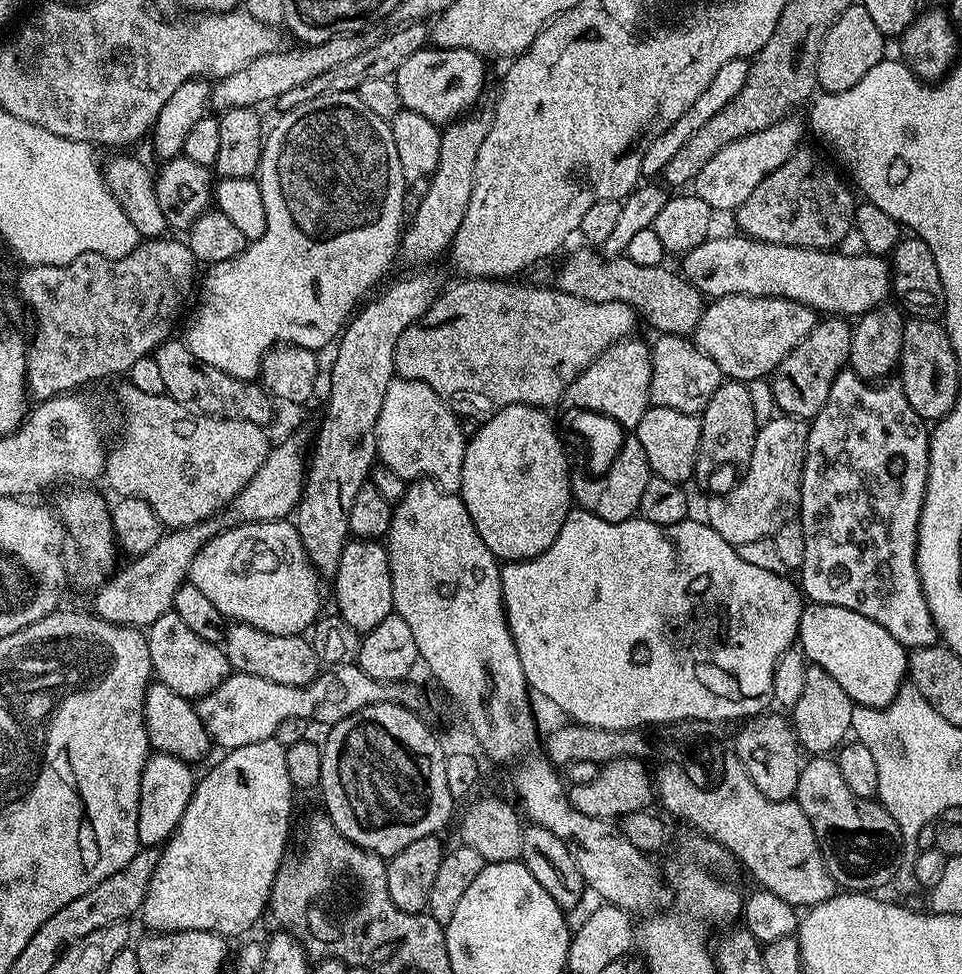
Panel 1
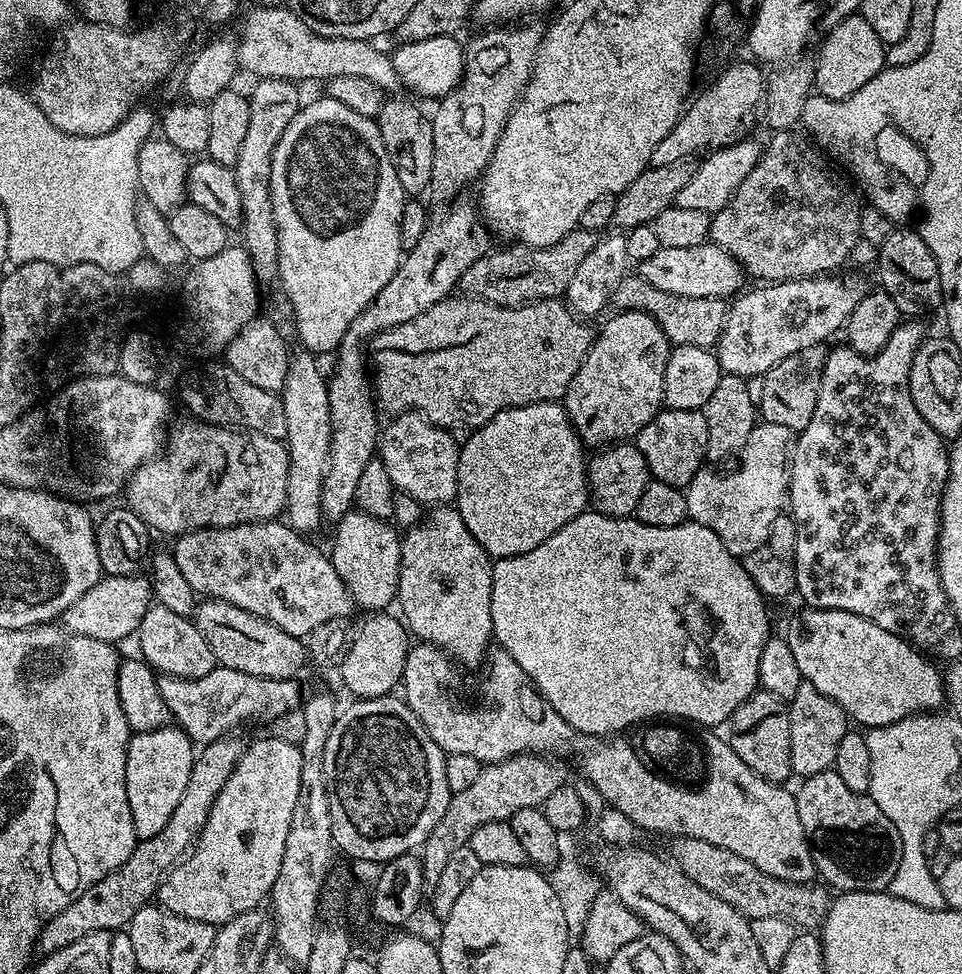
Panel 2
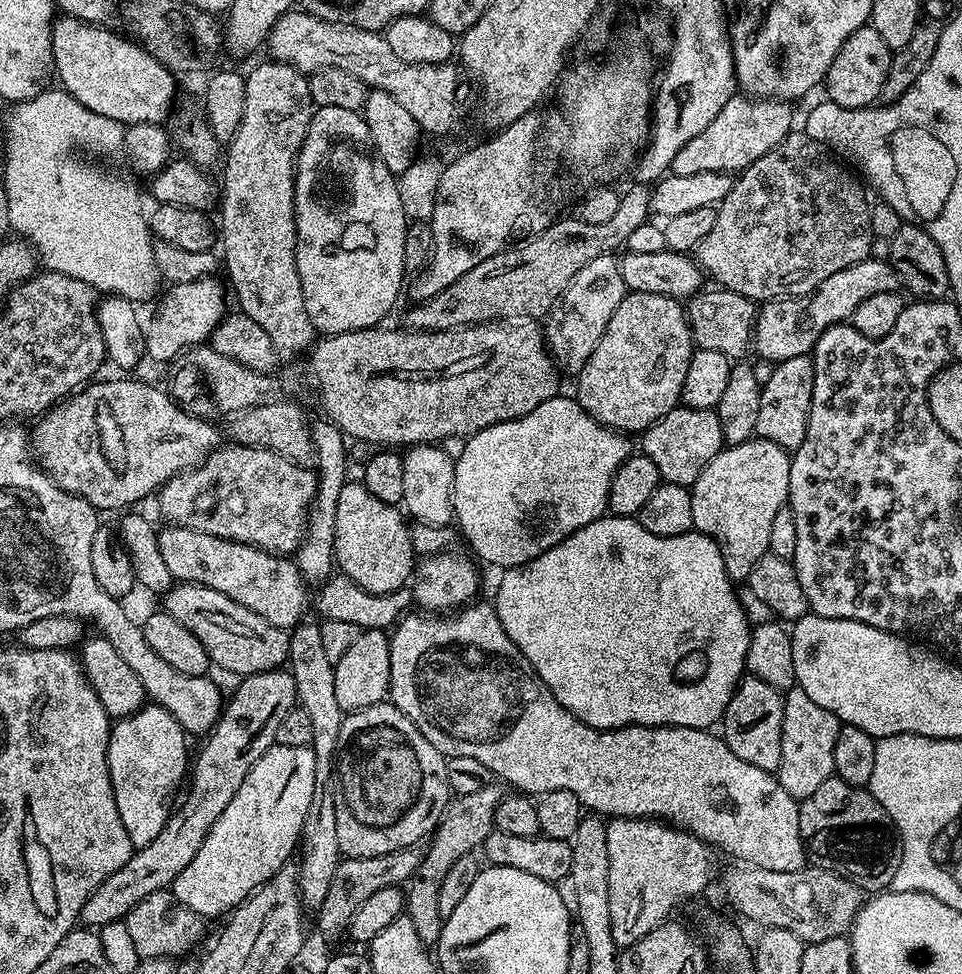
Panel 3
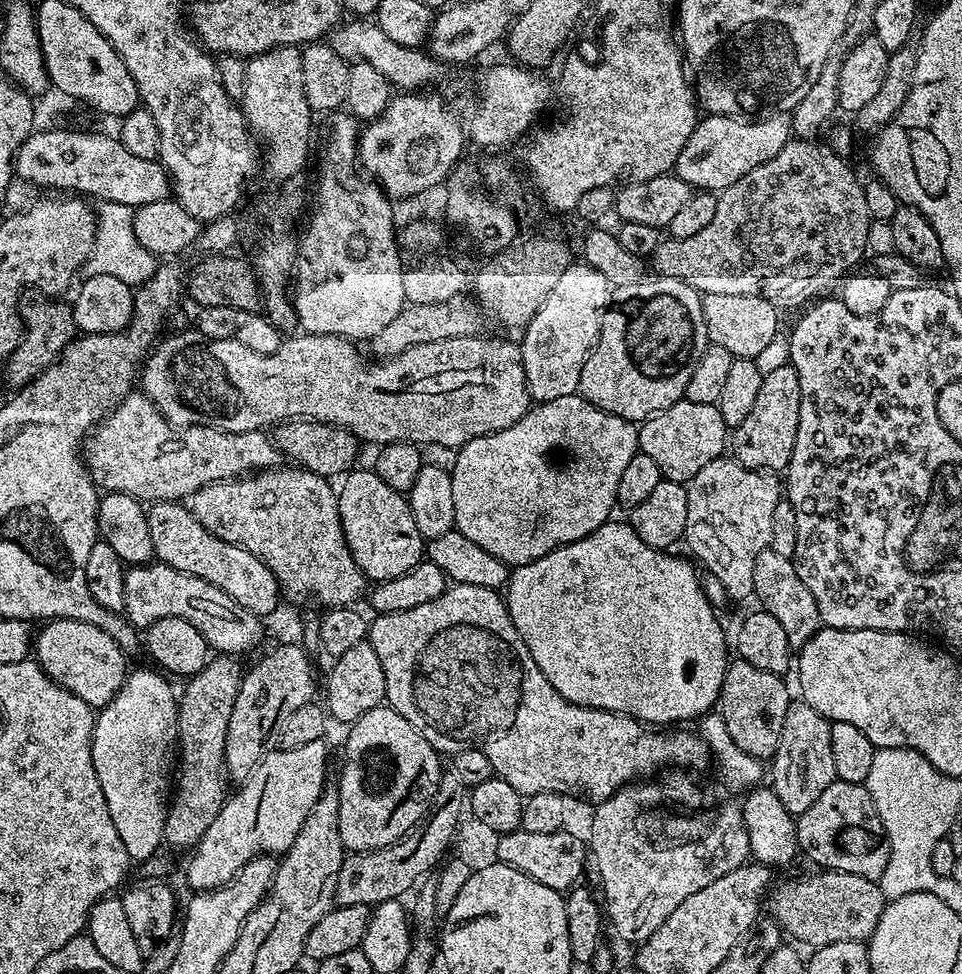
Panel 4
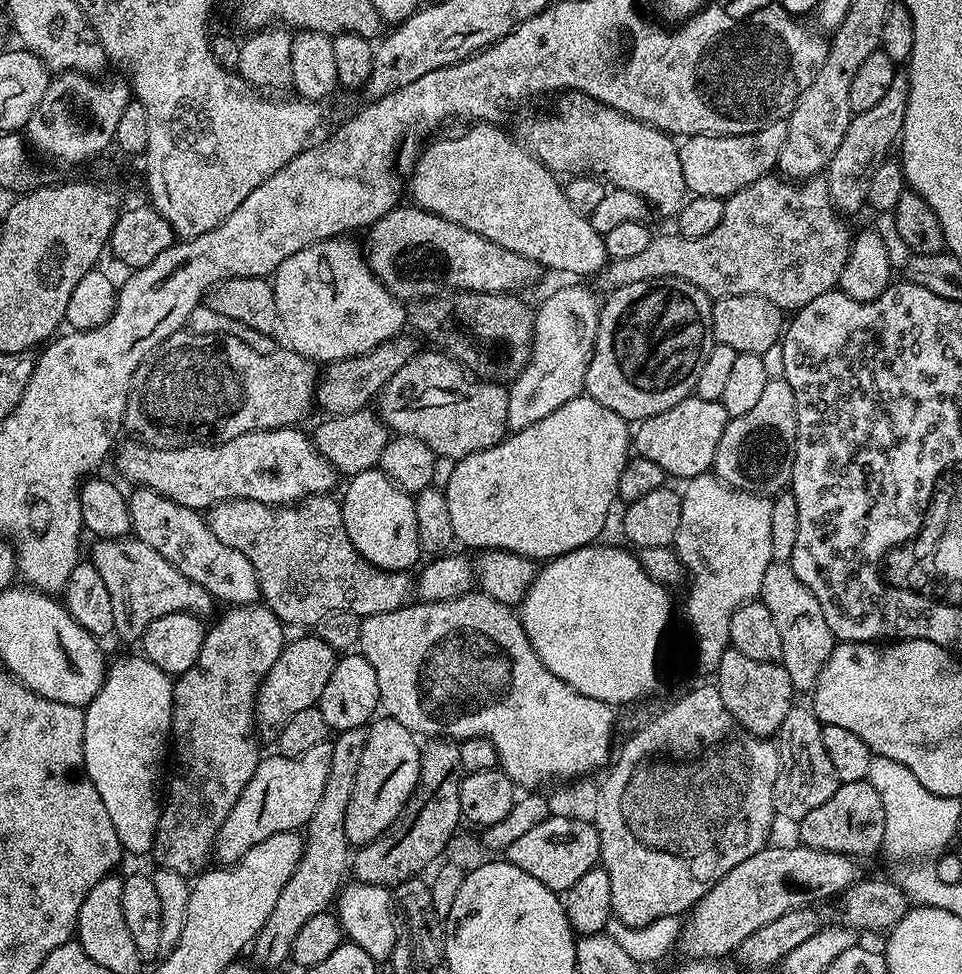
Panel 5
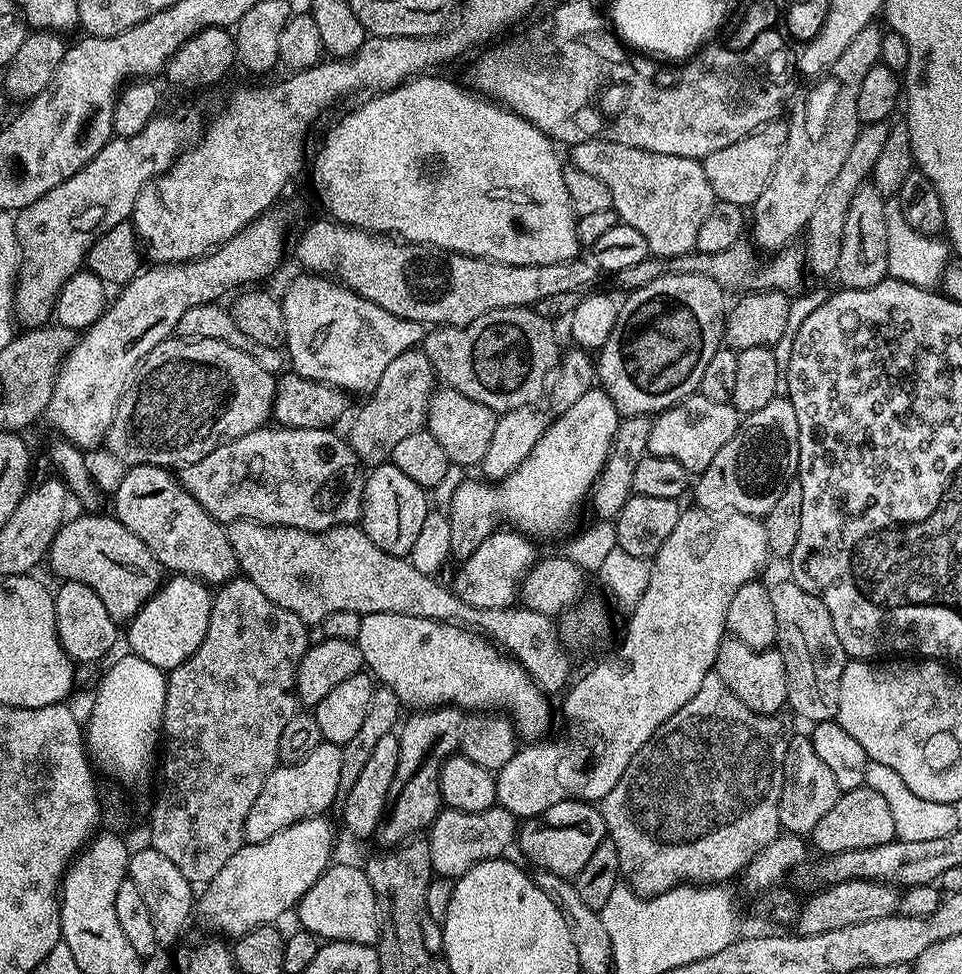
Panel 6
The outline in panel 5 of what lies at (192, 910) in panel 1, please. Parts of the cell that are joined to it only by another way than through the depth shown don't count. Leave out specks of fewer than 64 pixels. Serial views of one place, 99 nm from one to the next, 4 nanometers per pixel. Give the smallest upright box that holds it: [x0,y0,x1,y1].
[215,742,331,866]

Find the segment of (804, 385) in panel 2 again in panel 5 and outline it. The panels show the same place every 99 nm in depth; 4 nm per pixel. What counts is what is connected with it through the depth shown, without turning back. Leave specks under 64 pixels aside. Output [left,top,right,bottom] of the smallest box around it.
[712,378,797,494]

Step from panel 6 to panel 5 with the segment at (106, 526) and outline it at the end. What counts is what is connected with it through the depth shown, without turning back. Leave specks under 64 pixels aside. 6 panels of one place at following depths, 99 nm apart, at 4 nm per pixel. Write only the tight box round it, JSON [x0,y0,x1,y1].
[90,538,214,641]

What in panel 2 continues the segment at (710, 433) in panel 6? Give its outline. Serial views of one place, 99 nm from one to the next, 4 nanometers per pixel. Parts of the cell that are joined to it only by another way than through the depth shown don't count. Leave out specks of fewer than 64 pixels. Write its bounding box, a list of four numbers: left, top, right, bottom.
[634,408,708,489]

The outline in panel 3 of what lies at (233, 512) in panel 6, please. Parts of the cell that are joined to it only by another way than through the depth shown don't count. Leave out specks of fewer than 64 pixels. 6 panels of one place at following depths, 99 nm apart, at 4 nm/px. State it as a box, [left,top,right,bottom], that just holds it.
[30,380,221,510]

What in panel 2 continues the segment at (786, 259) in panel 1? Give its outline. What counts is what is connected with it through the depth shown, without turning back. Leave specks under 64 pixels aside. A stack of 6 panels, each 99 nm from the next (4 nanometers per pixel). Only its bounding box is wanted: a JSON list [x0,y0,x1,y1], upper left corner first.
[638,242,746,301]

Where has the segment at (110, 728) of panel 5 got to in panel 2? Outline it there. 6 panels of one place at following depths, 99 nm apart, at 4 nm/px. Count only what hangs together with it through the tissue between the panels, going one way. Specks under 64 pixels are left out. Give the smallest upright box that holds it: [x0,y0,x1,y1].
[126,726,196,841]

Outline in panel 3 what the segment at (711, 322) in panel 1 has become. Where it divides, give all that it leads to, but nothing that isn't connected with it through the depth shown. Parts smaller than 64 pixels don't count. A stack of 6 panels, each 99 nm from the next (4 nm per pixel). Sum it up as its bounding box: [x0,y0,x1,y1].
[751,258,901,362]

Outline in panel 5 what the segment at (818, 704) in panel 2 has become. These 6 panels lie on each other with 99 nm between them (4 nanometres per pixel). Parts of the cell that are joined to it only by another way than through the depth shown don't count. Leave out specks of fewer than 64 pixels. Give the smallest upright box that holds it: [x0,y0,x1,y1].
[773,706,841,822]

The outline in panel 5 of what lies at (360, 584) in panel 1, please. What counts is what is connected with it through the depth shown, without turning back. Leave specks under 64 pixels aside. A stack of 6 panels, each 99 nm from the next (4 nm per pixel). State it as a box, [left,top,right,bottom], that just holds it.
[340,467,422,572]

